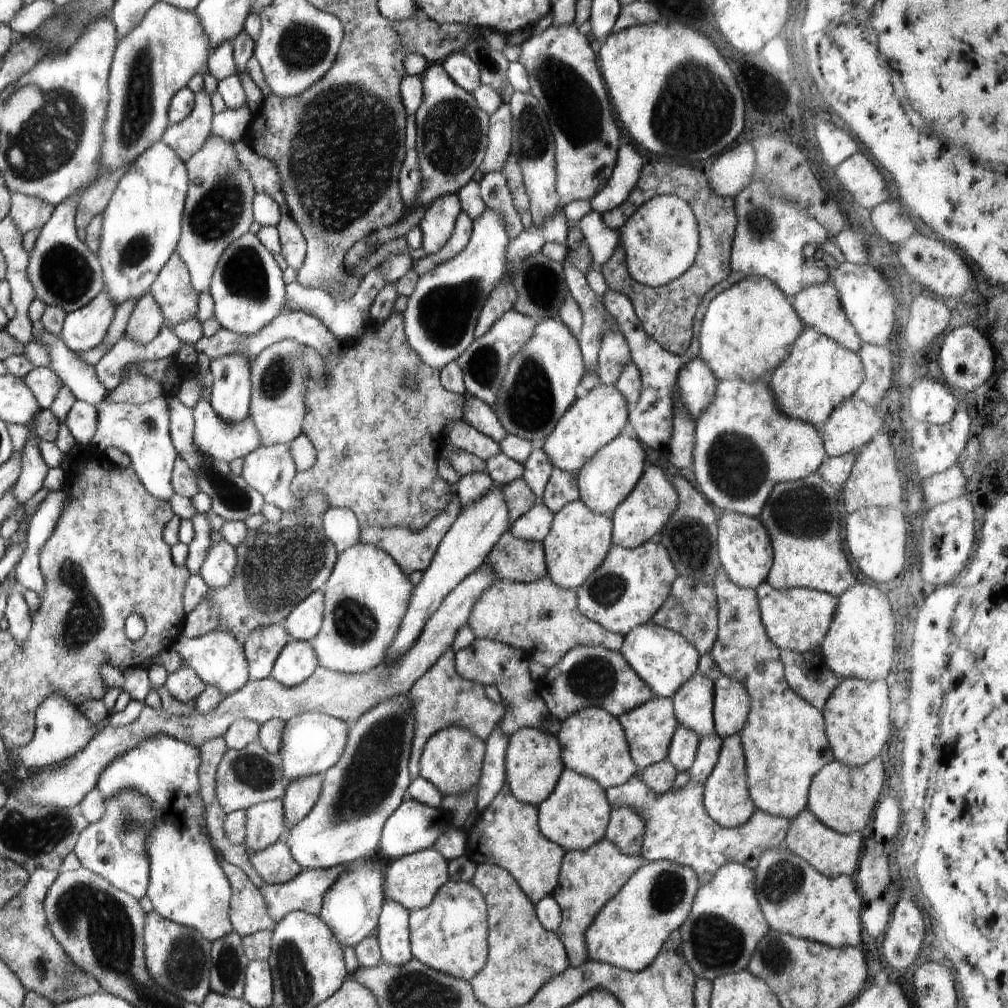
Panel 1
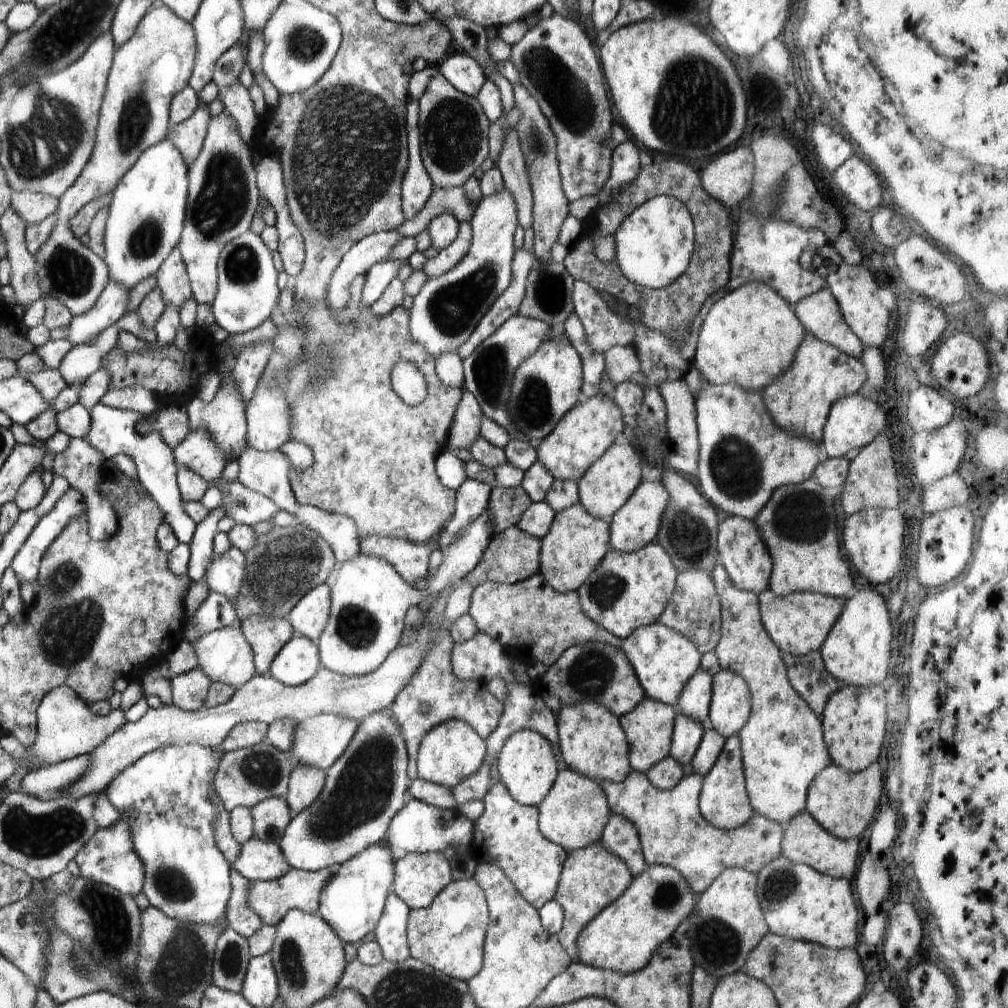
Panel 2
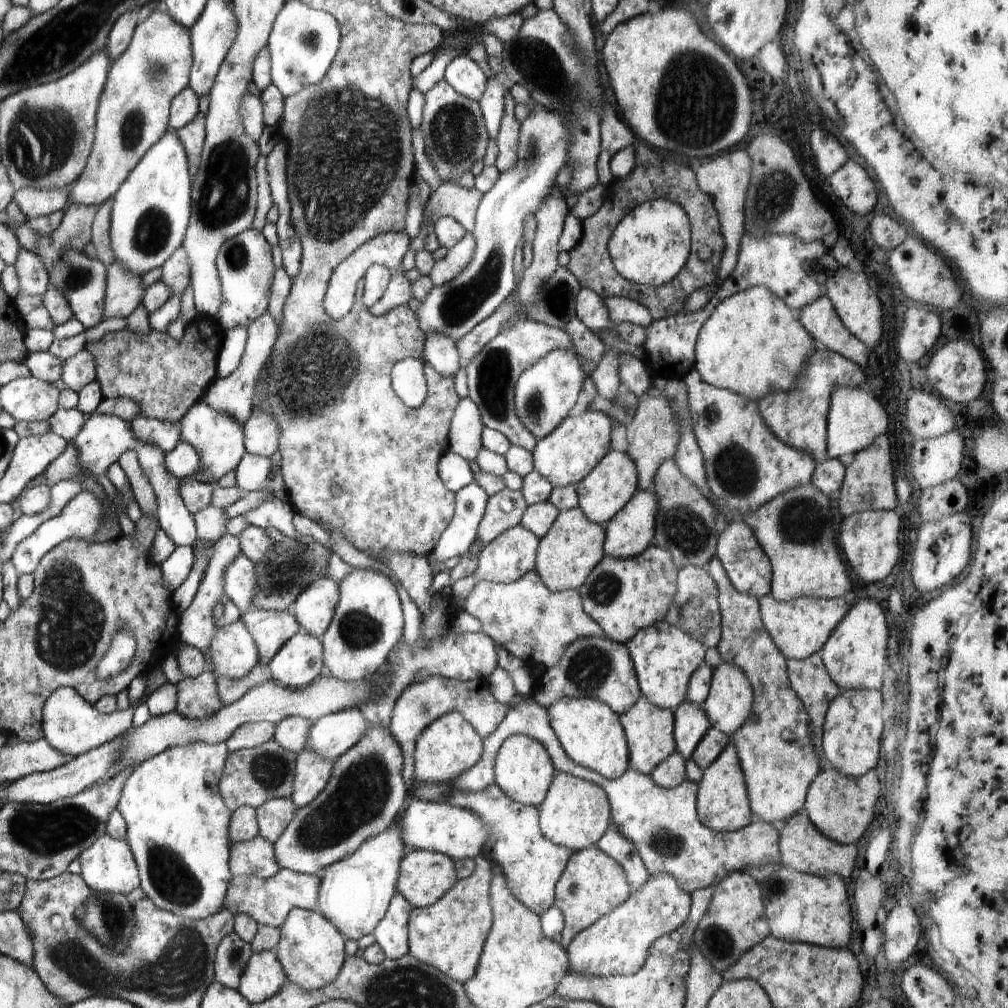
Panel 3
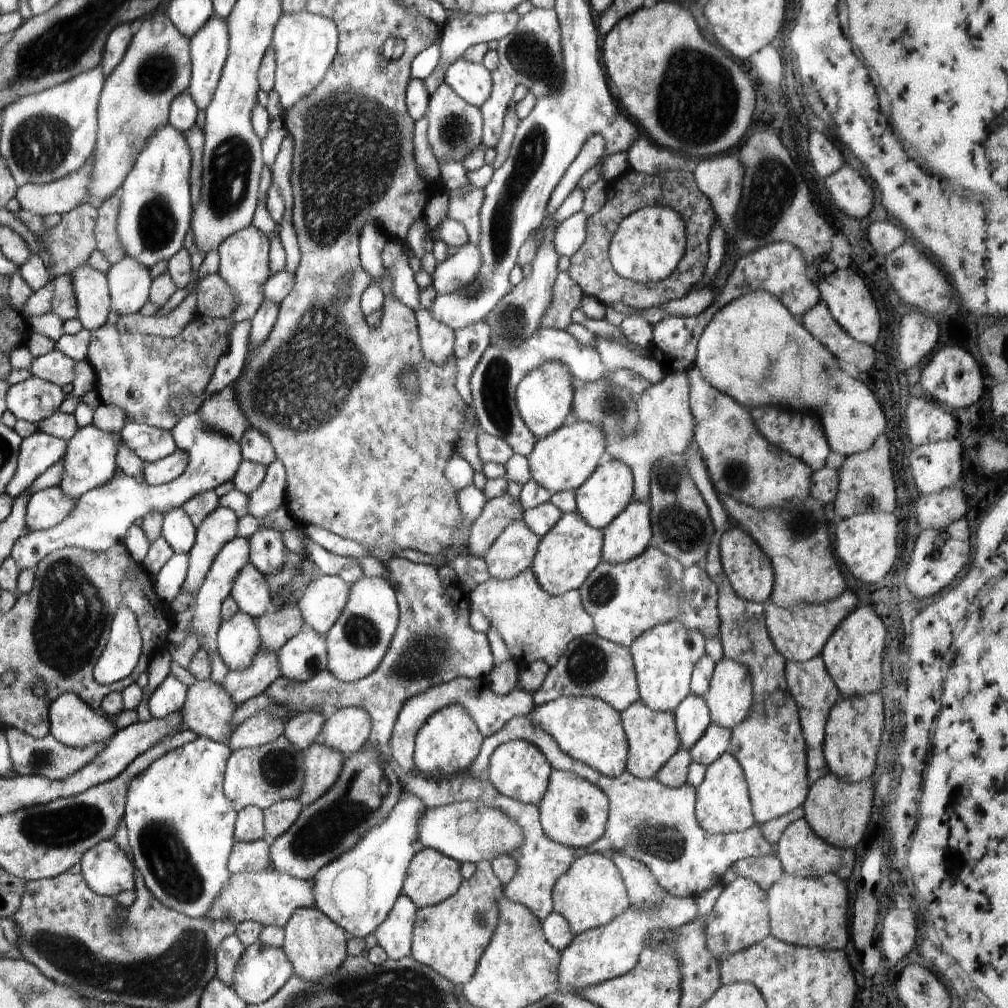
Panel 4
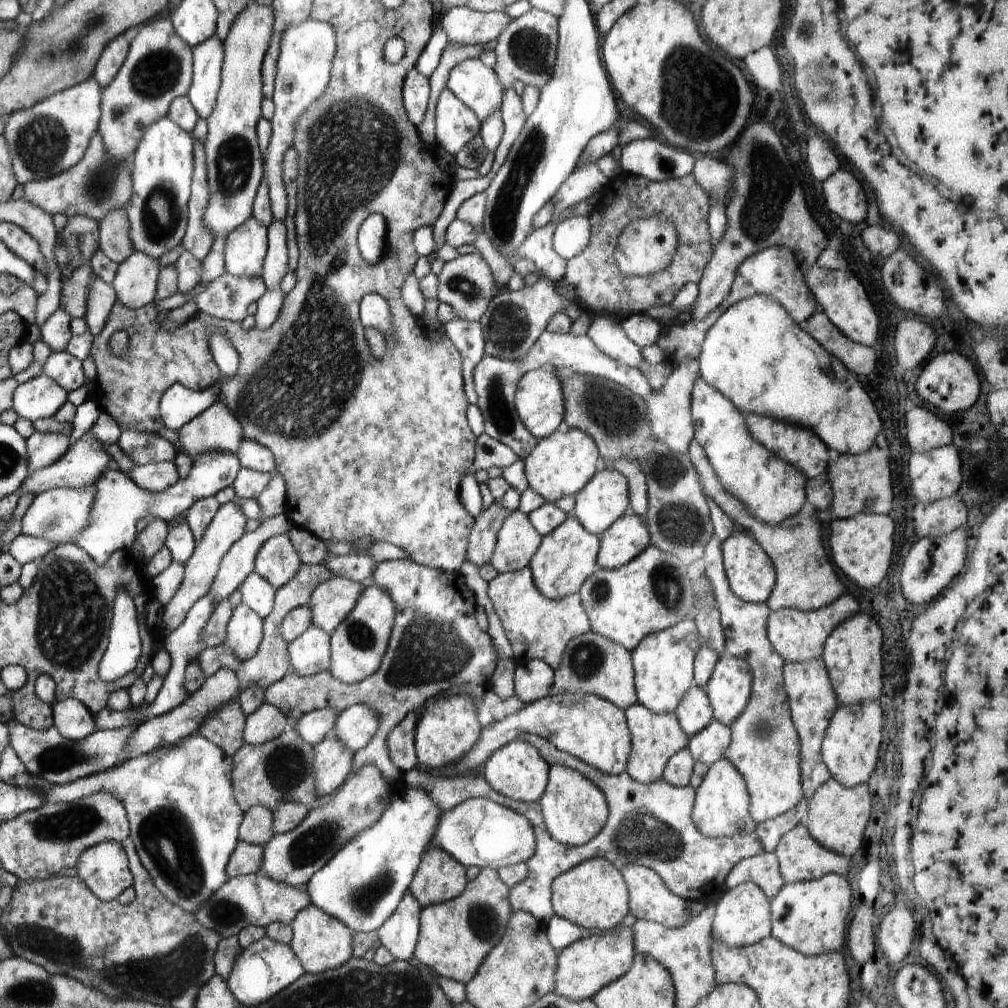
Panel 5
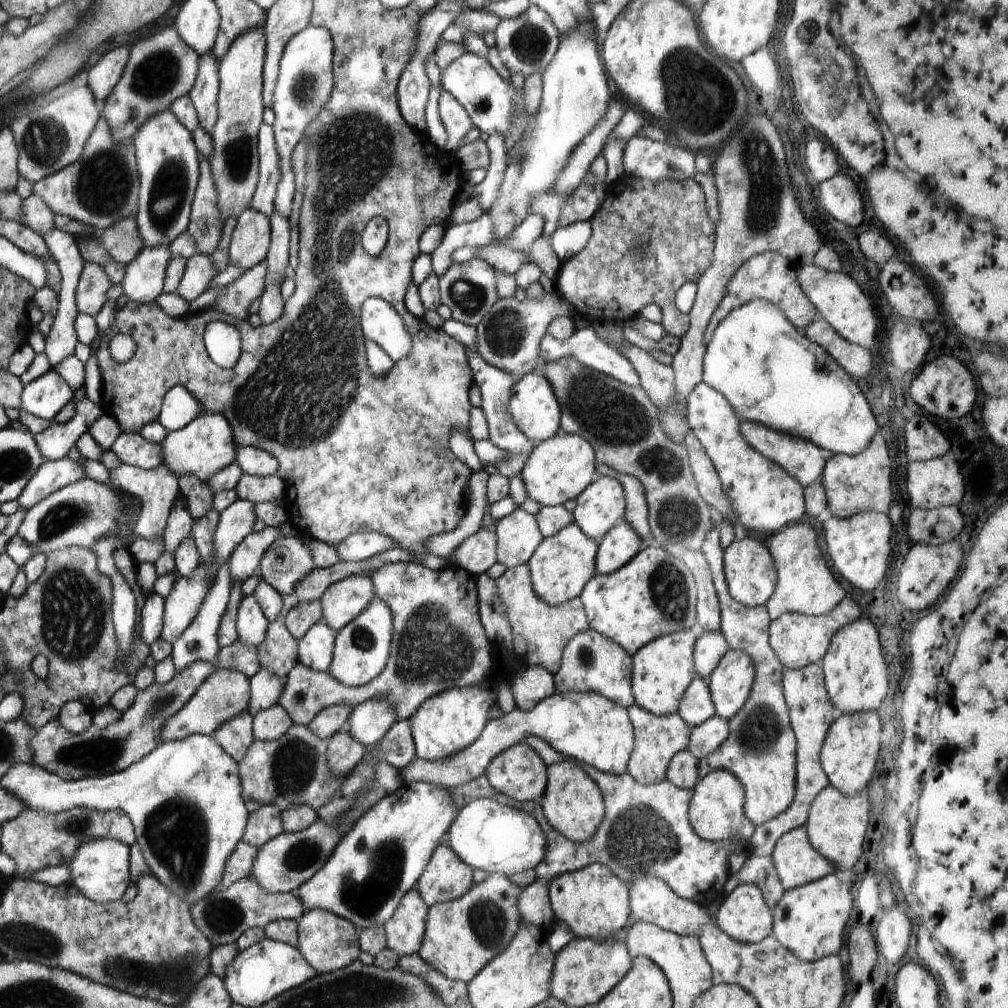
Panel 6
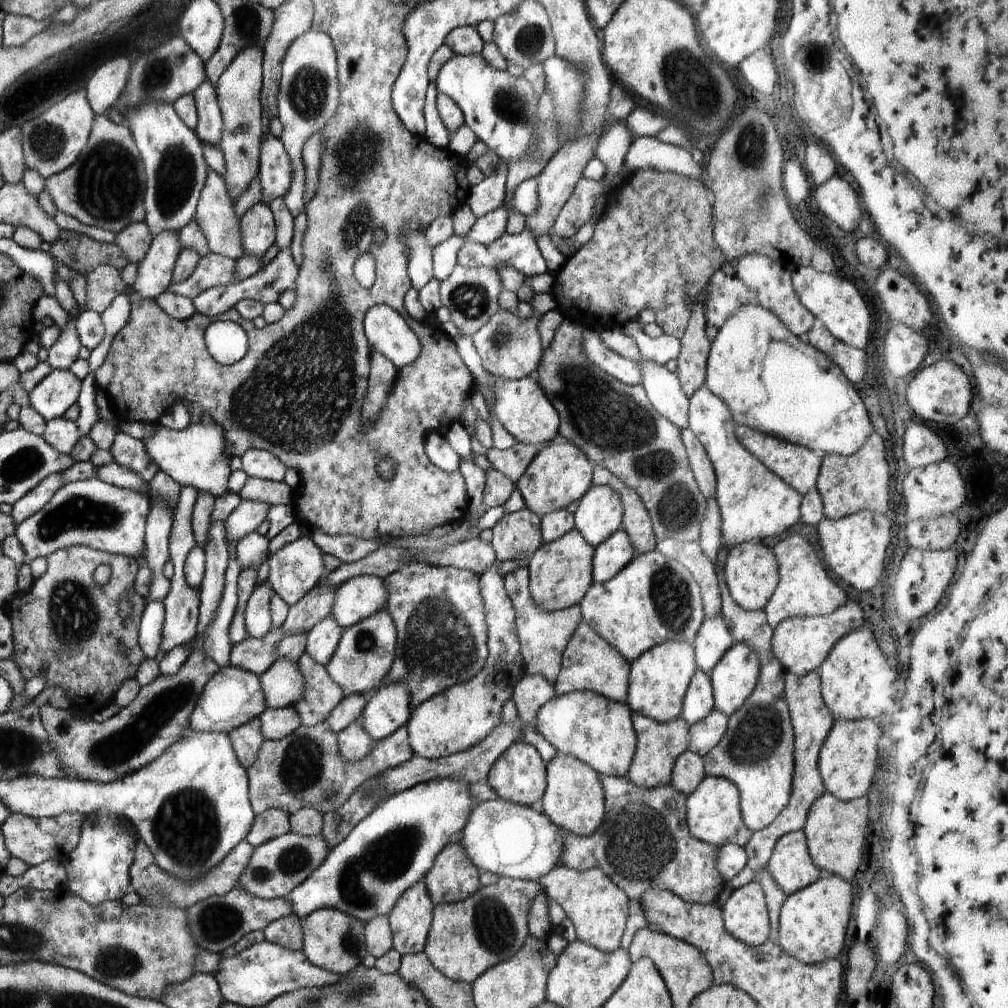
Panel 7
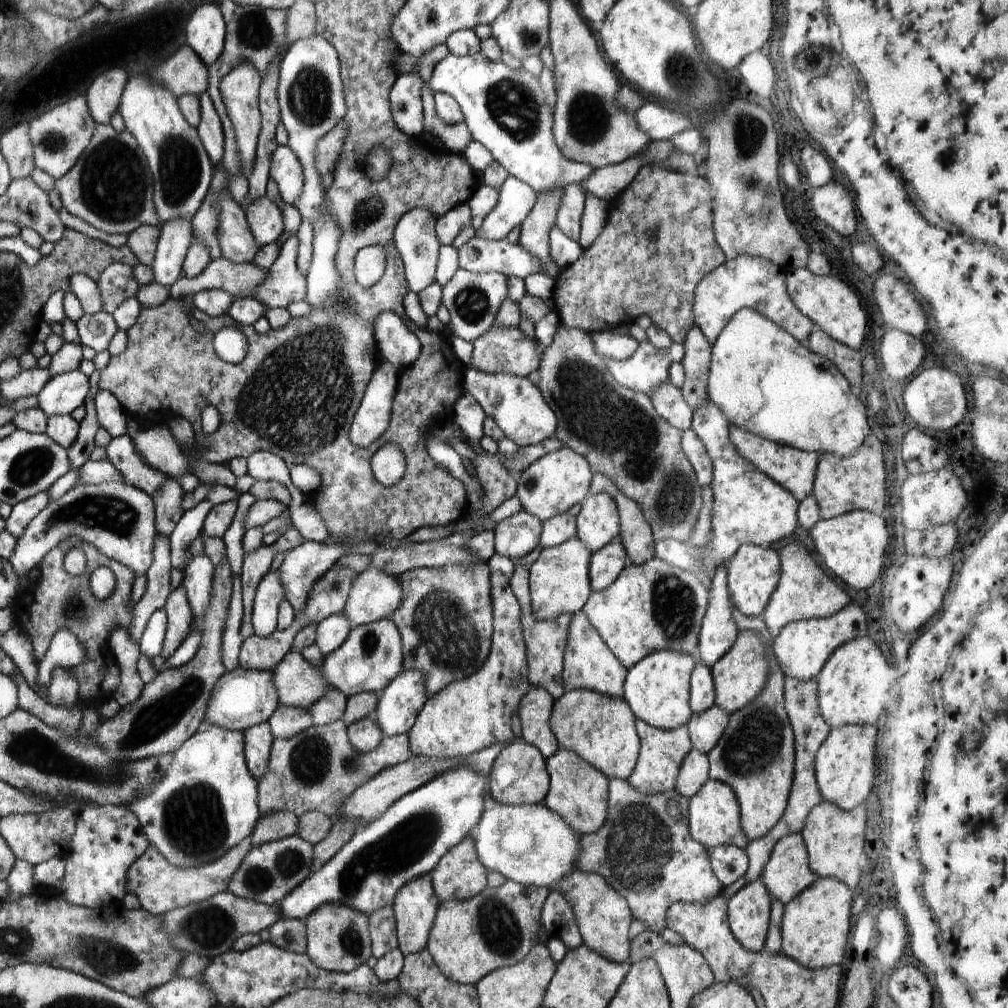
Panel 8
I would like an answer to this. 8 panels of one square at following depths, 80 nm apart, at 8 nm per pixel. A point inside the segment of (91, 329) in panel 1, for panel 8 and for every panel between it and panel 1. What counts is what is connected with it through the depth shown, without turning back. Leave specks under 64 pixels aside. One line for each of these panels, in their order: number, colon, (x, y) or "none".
2: (113, 303)
3: (125, 291)
4: (129, 280)
5: (136, 278)
6: (144, 280)
7: (155, 275)
8: (177, 236)

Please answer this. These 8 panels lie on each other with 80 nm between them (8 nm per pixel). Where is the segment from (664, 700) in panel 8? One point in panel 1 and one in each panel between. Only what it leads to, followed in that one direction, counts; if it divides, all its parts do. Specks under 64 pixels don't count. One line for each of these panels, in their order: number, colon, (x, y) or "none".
1: (665, 660)
2: (664, 660)
3: (664, 657)
4: (664, 656)
5: (663, 662)
6: (662, 669)
7: (658, 679)

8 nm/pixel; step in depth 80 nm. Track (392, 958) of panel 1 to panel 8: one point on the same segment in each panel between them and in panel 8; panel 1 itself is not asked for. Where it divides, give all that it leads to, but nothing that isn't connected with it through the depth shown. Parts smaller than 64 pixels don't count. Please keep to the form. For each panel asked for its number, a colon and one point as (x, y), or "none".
2: (390, 932)
3: (391, 933)
4: (394, 935)
5: (399, 934)
6: (405, 929)
7: (410, 920)
8: (415, 905)

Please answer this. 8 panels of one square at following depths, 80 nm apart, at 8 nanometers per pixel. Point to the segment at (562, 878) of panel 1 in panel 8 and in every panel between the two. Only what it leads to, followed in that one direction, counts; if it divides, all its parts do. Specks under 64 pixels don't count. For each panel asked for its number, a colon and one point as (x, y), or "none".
2: (591, 878)
3: (592, 884)
4: (591, 893)
5: (593, 894)
6: (594, 903)
7: (599, 909)
8: (603, 916)

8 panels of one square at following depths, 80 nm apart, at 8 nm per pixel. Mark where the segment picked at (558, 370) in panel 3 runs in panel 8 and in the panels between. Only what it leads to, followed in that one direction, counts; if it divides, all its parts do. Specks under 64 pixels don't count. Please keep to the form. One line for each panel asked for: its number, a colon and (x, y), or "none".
4: (544, 396)
5: (539, 400)
6: (533, 407)
7: (521, 406)
8: (517, 406)

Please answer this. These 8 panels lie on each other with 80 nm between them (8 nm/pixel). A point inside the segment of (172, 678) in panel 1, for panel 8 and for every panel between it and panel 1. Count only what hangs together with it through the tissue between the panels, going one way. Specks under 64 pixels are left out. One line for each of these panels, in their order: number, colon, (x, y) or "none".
2: (189, 691)
3: (198, 698)
4: (209, 709)
5: (224, 727)
6: (235, 737)
7: (247, 739)
8: (258, 739)

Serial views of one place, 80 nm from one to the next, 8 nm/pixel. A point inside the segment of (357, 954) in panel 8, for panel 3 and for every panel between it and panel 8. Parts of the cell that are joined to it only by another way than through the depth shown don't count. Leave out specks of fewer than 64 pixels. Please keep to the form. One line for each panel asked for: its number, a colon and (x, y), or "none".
3: (311, 949)
4: (316, 946)
5: (320, 942)
6: (328, 942)
7: (332, 940)

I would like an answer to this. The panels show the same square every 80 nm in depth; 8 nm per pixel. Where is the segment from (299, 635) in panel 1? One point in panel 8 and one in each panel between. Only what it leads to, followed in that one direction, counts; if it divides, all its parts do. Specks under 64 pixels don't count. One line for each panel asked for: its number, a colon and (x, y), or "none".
2: (308, 618)
3: (314, 608)
4: (323, 600)
5: (331, 602)
6: (344, 601)
7: (360, 597)
8: (376, 594)

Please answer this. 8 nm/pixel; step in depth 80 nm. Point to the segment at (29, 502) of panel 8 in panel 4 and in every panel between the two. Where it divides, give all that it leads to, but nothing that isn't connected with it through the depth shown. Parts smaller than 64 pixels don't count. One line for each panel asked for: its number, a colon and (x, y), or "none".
4: (89, 462)
5: (80, 467)
6: (53, 475)
7: (38, 497)

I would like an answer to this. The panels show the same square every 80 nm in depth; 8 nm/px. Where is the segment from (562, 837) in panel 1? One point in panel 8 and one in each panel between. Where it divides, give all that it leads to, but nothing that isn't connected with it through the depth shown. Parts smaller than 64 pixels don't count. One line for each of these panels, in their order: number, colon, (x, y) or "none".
2: (575, 811)
3: (576, 813)
4: (573, 812)
5: (574, 809)
6: (572, 803)
7: (574, 799)
8: (578, 792)

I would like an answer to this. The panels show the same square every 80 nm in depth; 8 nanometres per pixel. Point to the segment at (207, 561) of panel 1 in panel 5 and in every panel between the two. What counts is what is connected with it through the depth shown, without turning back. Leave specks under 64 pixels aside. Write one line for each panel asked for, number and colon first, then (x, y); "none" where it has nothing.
2: (225, 575)
3: (240, 579)
4: (250, 590)
5: (257, 593)

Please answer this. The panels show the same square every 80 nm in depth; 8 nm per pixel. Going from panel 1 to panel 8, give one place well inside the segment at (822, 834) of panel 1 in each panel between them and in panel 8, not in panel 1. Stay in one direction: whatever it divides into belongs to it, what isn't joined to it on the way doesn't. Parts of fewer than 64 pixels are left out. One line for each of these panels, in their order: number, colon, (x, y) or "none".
2: (805, 841)
3: (803, 847)
4: (802, 853)
5: (801, 858)
6: (796, 861)
7: (791, 867)
8: (787, 872)

